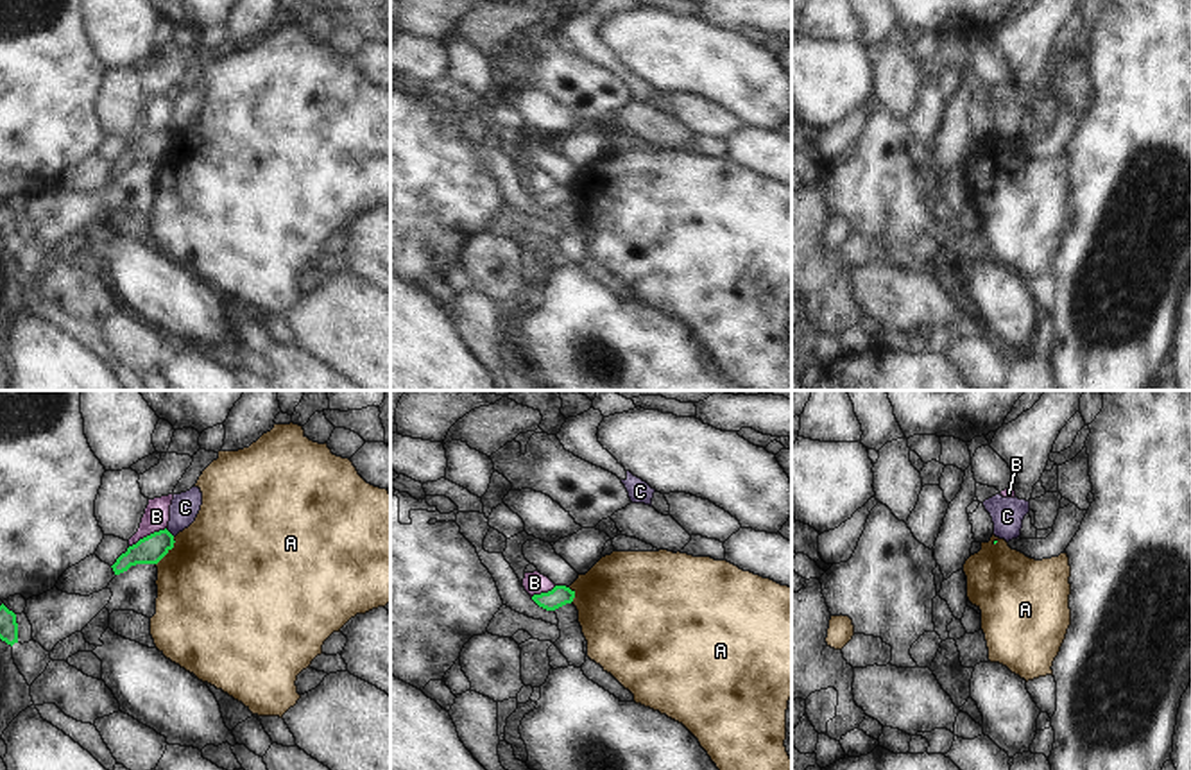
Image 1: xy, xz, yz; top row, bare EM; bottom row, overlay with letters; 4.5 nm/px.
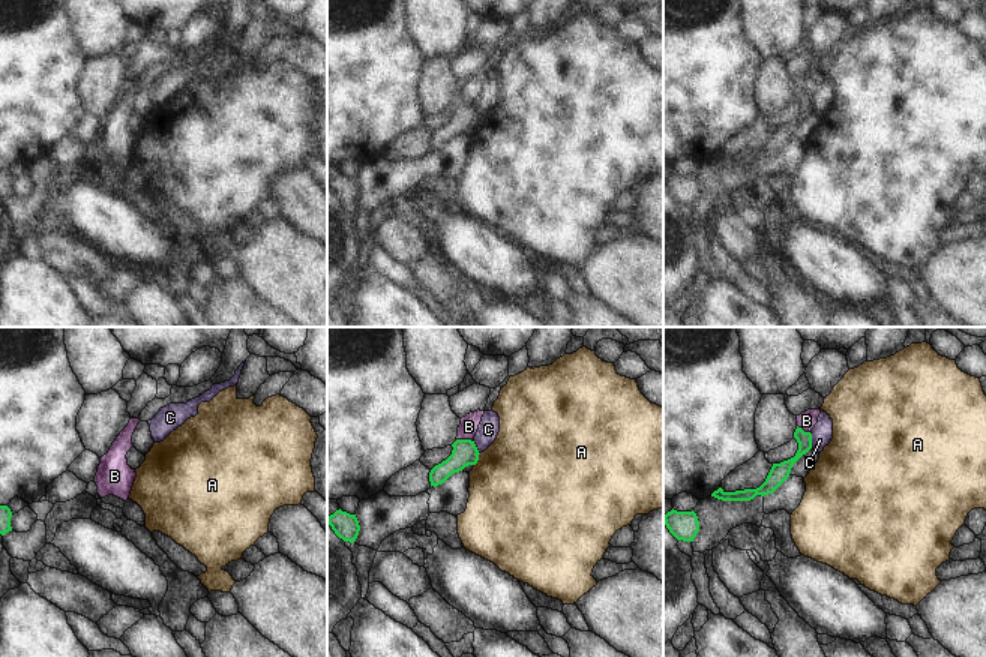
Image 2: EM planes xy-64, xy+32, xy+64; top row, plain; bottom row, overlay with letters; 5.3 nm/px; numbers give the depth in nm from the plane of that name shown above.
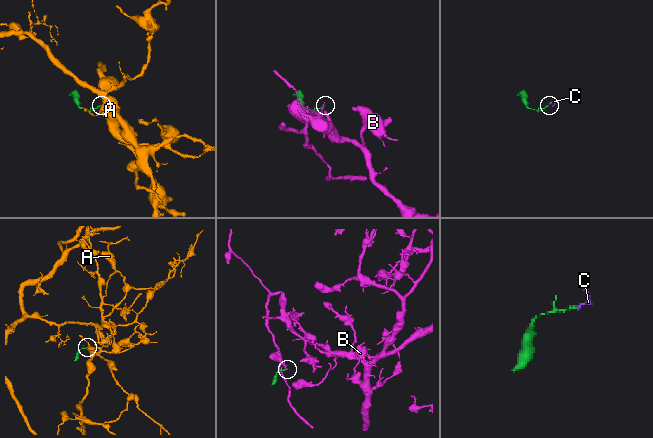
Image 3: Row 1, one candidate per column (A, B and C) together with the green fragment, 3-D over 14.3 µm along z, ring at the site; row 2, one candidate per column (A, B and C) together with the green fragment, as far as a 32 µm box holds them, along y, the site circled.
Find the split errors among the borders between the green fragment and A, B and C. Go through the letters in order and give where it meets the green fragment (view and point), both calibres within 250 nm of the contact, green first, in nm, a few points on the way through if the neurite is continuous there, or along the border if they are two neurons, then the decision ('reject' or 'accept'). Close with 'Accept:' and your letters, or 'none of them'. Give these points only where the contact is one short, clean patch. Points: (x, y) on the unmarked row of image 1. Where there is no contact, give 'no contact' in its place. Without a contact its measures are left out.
A: xy (167, 151) | 130/480 nm | along xy (174, 136), (174, 145), (156, 163) | reject
B: xy (147, 135) | 130/120 nm | along xy (165, 126), (129, 145) | reject
C: xy (169, 131) | 130/130 nm | along xy (167, 129), (174, 135) | reject
Accept: none of them

